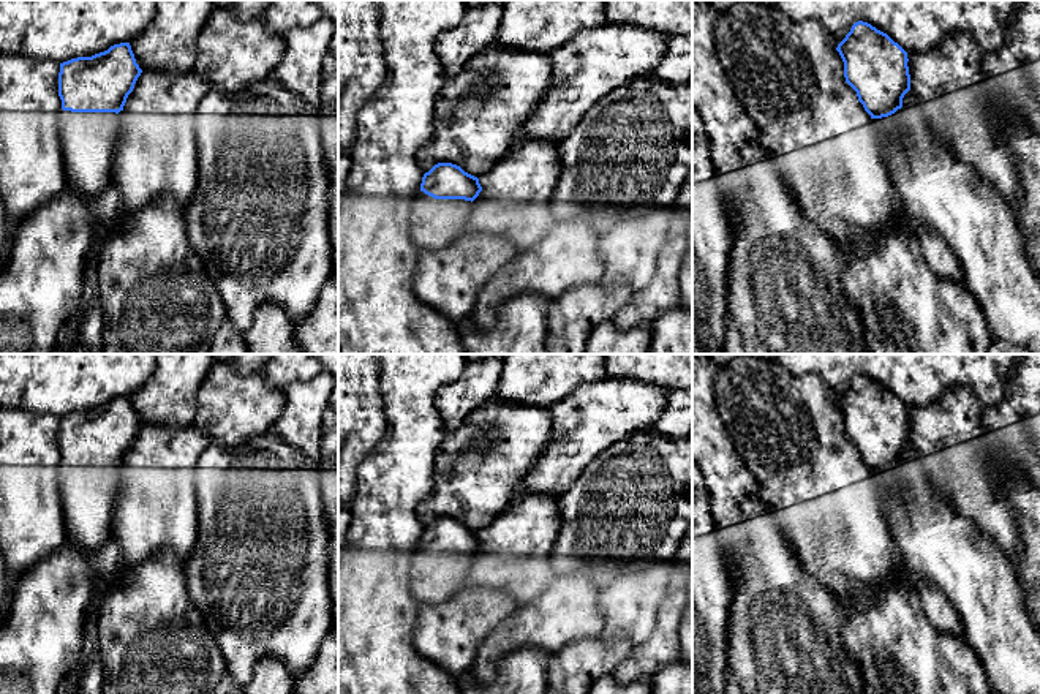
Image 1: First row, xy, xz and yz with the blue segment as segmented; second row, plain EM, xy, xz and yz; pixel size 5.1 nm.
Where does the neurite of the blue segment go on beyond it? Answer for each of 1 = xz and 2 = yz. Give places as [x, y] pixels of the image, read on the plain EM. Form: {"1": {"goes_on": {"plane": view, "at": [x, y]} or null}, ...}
{"1": {"goes_on": {"plane": "xz", "at": [433, 577]}}, "2": {"goes_on": null}}

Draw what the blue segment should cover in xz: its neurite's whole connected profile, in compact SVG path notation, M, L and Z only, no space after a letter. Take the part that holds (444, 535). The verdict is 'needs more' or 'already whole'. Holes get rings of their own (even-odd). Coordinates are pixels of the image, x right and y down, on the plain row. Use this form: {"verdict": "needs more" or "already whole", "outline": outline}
{"verdict": "needs more", "outline": "M438 517L424 528L420 544L409 561L409 590L419 604L450 599L463 585L473 555L482 541L479 533L452 517Z"}

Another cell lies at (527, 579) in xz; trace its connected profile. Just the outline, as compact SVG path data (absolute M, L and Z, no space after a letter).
M526 495L520 500L512 500L501 515L479 531L482 545L473 555L466 583L503 590L511 594L518 605L529 604L539 598L555 579L548 556L556 544L560 530L560 496Z

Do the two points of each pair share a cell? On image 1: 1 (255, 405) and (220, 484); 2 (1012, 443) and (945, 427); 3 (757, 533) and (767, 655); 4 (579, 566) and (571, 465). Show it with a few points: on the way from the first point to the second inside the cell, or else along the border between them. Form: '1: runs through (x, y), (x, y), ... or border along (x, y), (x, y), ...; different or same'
1: border along (269, 430), (234, 448), (222, 448), (212, 441); different
2: border along (987, 430), (985, 437), (991, 445); different
3: runs through (767, 563), (767, 625); same
4: border along (598, 456), (560, 497); different

